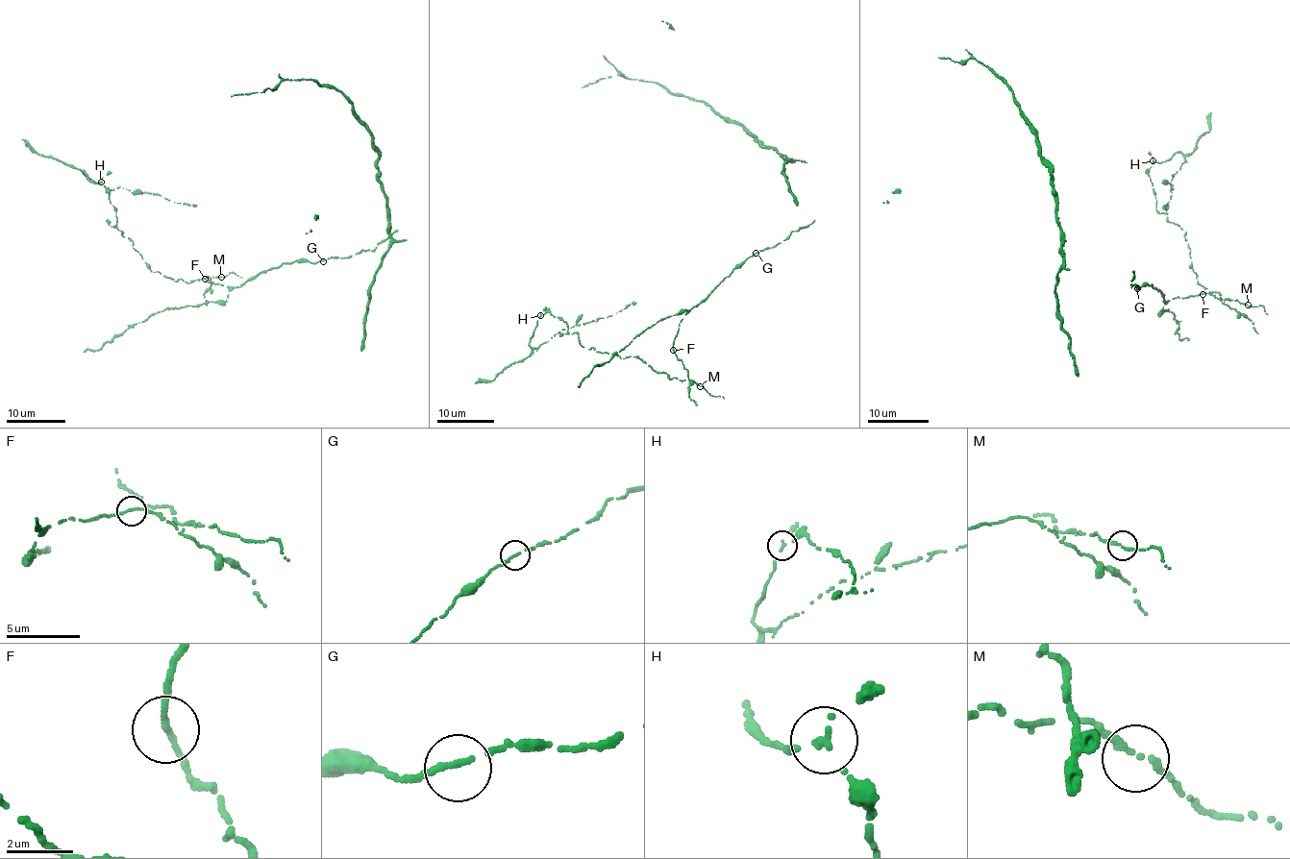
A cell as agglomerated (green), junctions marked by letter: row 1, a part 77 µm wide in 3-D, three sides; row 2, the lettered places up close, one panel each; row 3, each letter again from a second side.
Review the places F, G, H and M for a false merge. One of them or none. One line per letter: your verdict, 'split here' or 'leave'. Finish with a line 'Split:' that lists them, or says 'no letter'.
F: leave
G: leave
H: split here
M: leave
Split: H

